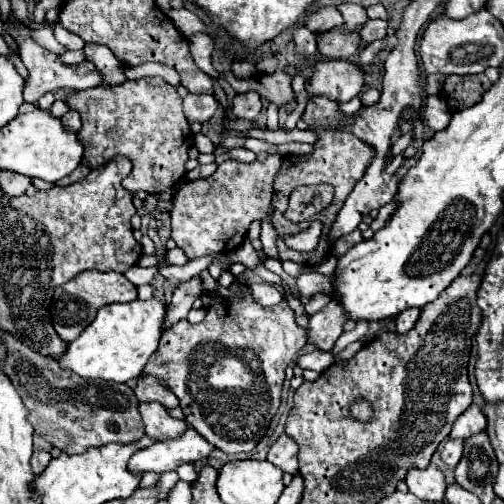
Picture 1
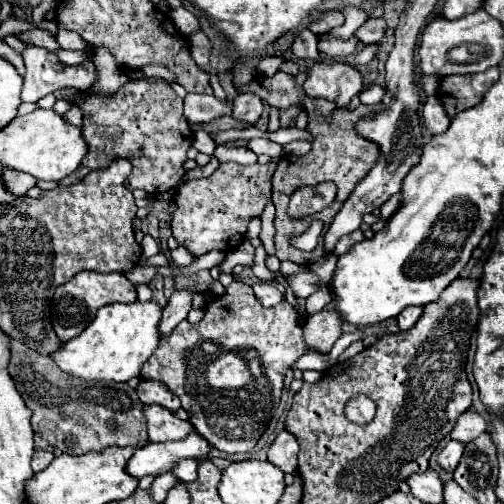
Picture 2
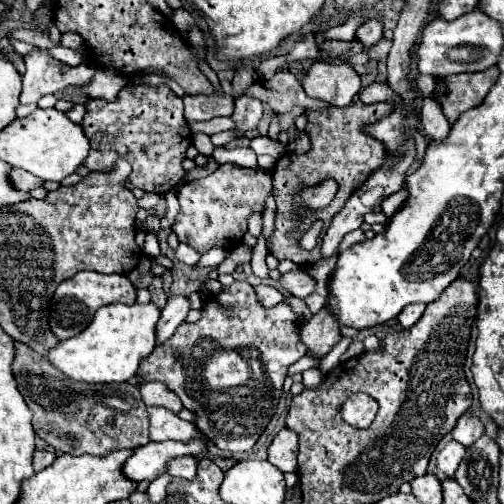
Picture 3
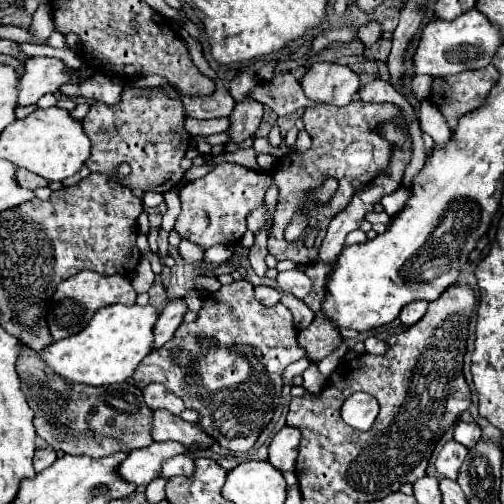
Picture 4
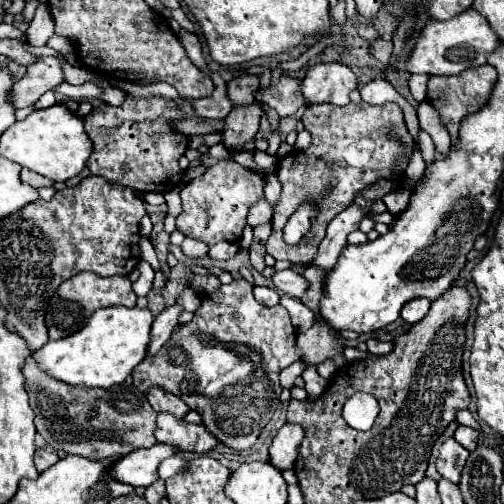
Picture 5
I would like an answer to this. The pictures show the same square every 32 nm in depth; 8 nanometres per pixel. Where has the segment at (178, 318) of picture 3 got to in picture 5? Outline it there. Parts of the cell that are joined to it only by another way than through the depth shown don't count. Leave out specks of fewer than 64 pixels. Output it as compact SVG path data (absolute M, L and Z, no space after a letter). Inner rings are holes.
M172 304L158 314L158 318L152 324L152 342L148 346L148 354L156 354L170 340L174 328L178 326L178 316L182 310L184 308L180 304Z

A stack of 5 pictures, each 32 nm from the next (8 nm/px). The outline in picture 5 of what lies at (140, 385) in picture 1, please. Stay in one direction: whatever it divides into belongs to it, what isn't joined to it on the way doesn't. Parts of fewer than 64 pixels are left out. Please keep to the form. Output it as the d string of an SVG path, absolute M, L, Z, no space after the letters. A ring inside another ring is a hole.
M160 386L148 388L146 398L148 398L148 402L152 404L152 408L154 408L156 412L170 412L170 414L174 414L176 418L184 418L184 414L188 412L188 406L186 406L178 396L166 392L166 390L160 388Z

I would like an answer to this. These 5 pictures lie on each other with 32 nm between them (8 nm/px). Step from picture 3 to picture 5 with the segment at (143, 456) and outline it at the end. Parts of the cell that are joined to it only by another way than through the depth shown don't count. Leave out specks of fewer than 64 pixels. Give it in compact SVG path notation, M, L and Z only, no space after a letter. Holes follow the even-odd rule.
M154 444L152 448L136 450L124 456L108 470L108 474L124 484L132 486L150 486L154 480L158 480L158 466L164 458L178 454L180 450L172 444Z

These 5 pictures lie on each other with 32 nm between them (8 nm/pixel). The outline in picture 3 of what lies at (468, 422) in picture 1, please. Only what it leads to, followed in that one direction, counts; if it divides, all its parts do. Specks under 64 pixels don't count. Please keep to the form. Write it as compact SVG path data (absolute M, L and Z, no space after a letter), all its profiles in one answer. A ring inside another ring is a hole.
M466 412L464 416L460 416L458 424L454 426L454 430L452 430L452 438L454 438L456 442L468 446L468 444L474 444L474 442L482 436L482 432L484 432L484 424L482 424L482 420L480 420L476 414Z

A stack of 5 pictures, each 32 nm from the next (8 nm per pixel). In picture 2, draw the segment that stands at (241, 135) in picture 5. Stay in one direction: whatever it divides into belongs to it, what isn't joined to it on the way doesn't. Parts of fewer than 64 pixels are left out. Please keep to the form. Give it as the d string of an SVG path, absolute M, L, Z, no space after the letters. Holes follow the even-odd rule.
M238 94L232 102L234 106L234 112L232 116L238 120L238 122L248 122L248 124L256 124L260 114L262 114L262 102L256 94Z

